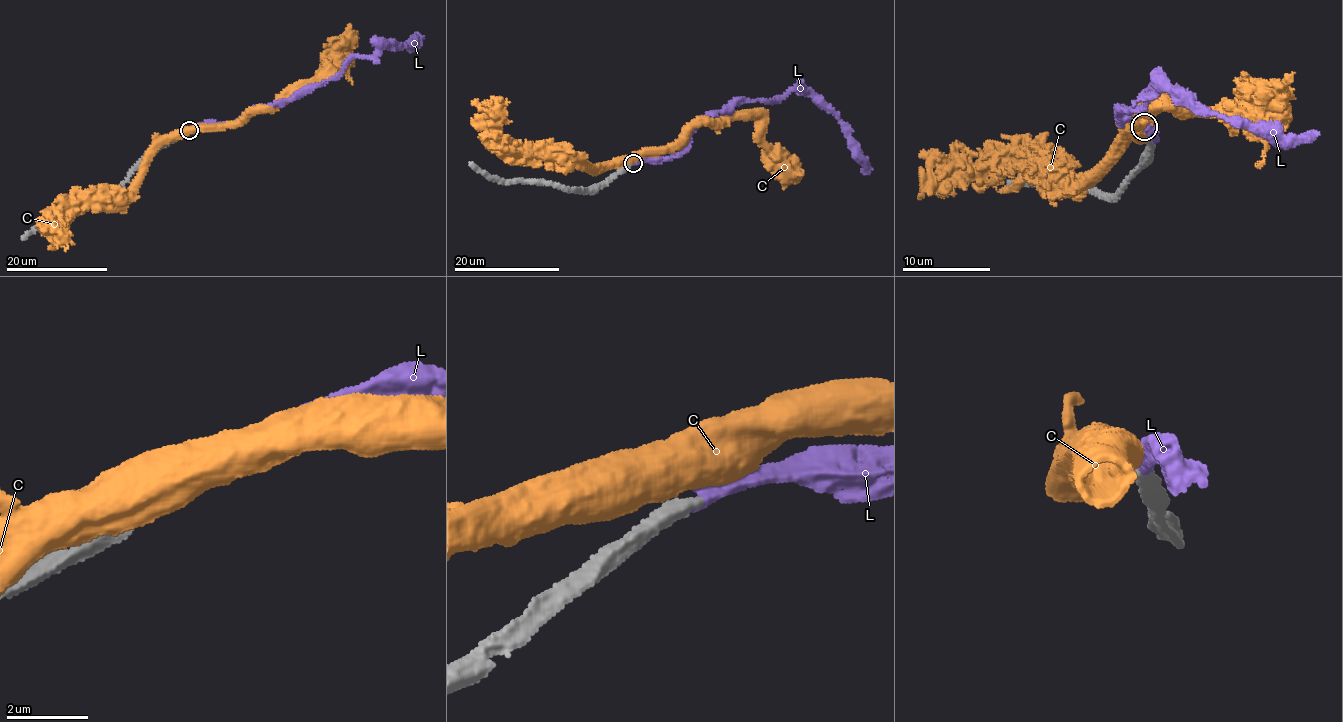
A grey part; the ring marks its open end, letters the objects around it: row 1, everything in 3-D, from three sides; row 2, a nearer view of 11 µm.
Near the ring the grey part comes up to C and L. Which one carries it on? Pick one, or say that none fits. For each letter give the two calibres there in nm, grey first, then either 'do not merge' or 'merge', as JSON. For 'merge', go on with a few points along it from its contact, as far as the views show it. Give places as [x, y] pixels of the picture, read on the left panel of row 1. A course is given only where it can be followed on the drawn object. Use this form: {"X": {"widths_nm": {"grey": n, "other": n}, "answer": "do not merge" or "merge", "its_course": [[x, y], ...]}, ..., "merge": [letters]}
{"C": {"widths_nm": {"grey": 420, "other": 750}, "answer": "do not merge"}, "L": {"widths_nm": {"grey": 360, "other": 280}, "answer": "merge", "its_course": [[189, 131], [292, 100], [336, 78], [354, 57], [377, 55], [393, 41], [405, 46], [419, 34]]}, "merge": ["L"]}

